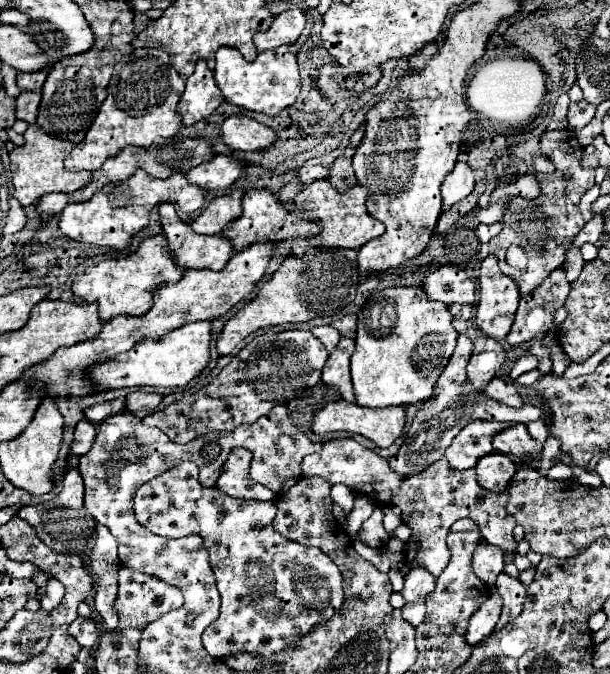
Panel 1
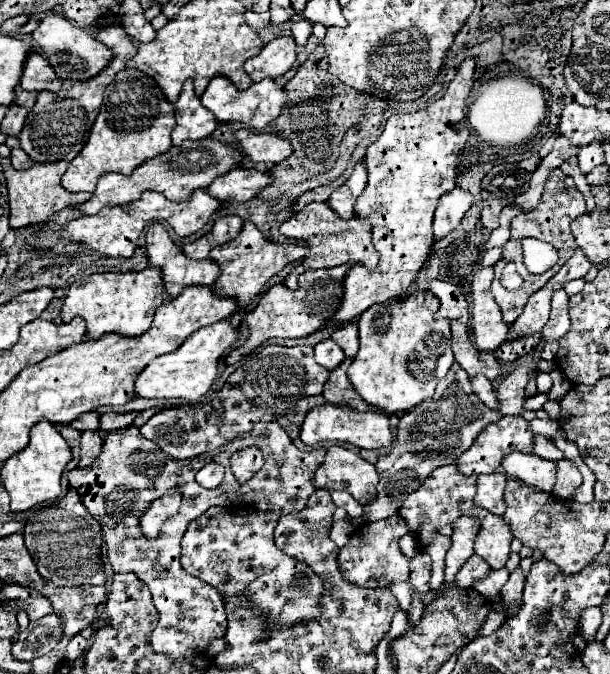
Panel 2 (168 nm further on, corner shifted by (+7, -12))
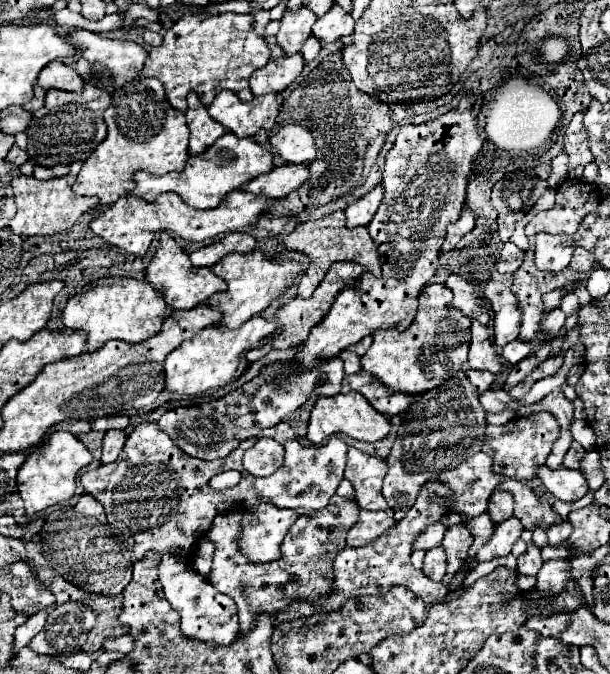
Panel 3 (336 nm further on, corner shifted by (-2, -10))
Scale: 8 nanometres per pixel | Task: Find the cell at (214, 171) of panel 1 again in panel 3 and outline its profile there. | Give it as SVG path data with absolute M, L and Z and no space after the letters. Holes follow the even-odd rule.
M284 164L274 168L270 174L262 174L250 180L244 190L270 198L286 198L290 192L302 186L302 182L306 182L308 174L308 164Z

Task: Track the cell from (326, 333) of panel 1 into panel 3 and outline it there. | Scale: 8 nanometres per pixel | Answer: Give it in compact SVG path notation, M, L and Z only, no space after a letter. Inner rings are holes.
M344 350L344 352L340 352L340 358L344 360L344 372L346 372L346 374L358 374L358 372L362 370L362 366L360 366L360 356L358 356L358 354Z

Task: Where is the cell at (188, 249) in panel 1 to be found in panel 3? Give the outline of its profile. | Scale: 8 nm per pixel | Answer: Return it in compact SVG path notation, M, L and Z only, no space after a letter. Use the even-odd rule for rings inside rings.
M162 232L162 236L160 236L158 250L156 250L150 266L146 268L146 280L152 284L154 290L162 292L170 310L190 310L198 304L204 304L206 298L210 298L212 294L226 290L226 282L222 278L218 278L212 272L212 268L194 268L190 264L188 254L176 246L174 238L168 232Z

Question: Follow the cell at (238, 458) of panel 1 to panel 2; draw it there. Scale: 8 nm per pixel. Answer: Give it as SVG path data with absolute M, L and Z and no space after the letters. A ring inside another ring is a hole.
M255 446L243 448L231 456L231 472L239 484L251 480L263 466L263 456Z

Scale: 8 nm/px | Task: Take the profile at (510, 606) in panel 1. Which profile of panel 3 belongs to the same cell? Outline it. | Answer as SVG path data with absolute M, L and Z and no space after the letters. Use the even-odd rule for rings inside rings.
M530 542L528 550L522 556L518 556L518 572L526 574L526 576L536 576L538 570L542 568L542 564L544 564L544 560L540 556L540 548L534 542Z

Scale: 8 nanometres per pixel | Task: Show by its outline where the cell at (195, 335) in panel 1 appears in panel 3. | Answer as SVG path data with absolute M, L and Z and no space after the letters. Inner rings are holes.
M262 316L250 318L246 324L242 324L236 330L220 330L218 326L210 326L200 330L194 338L182 342L180 348L168 354L164 362L166 370L166 390L196 396L206 390L216 390L220 386L226 386L238 368L242 352L254 348L260 344L260 340L272 336L276 332L276 322L268 322Z

